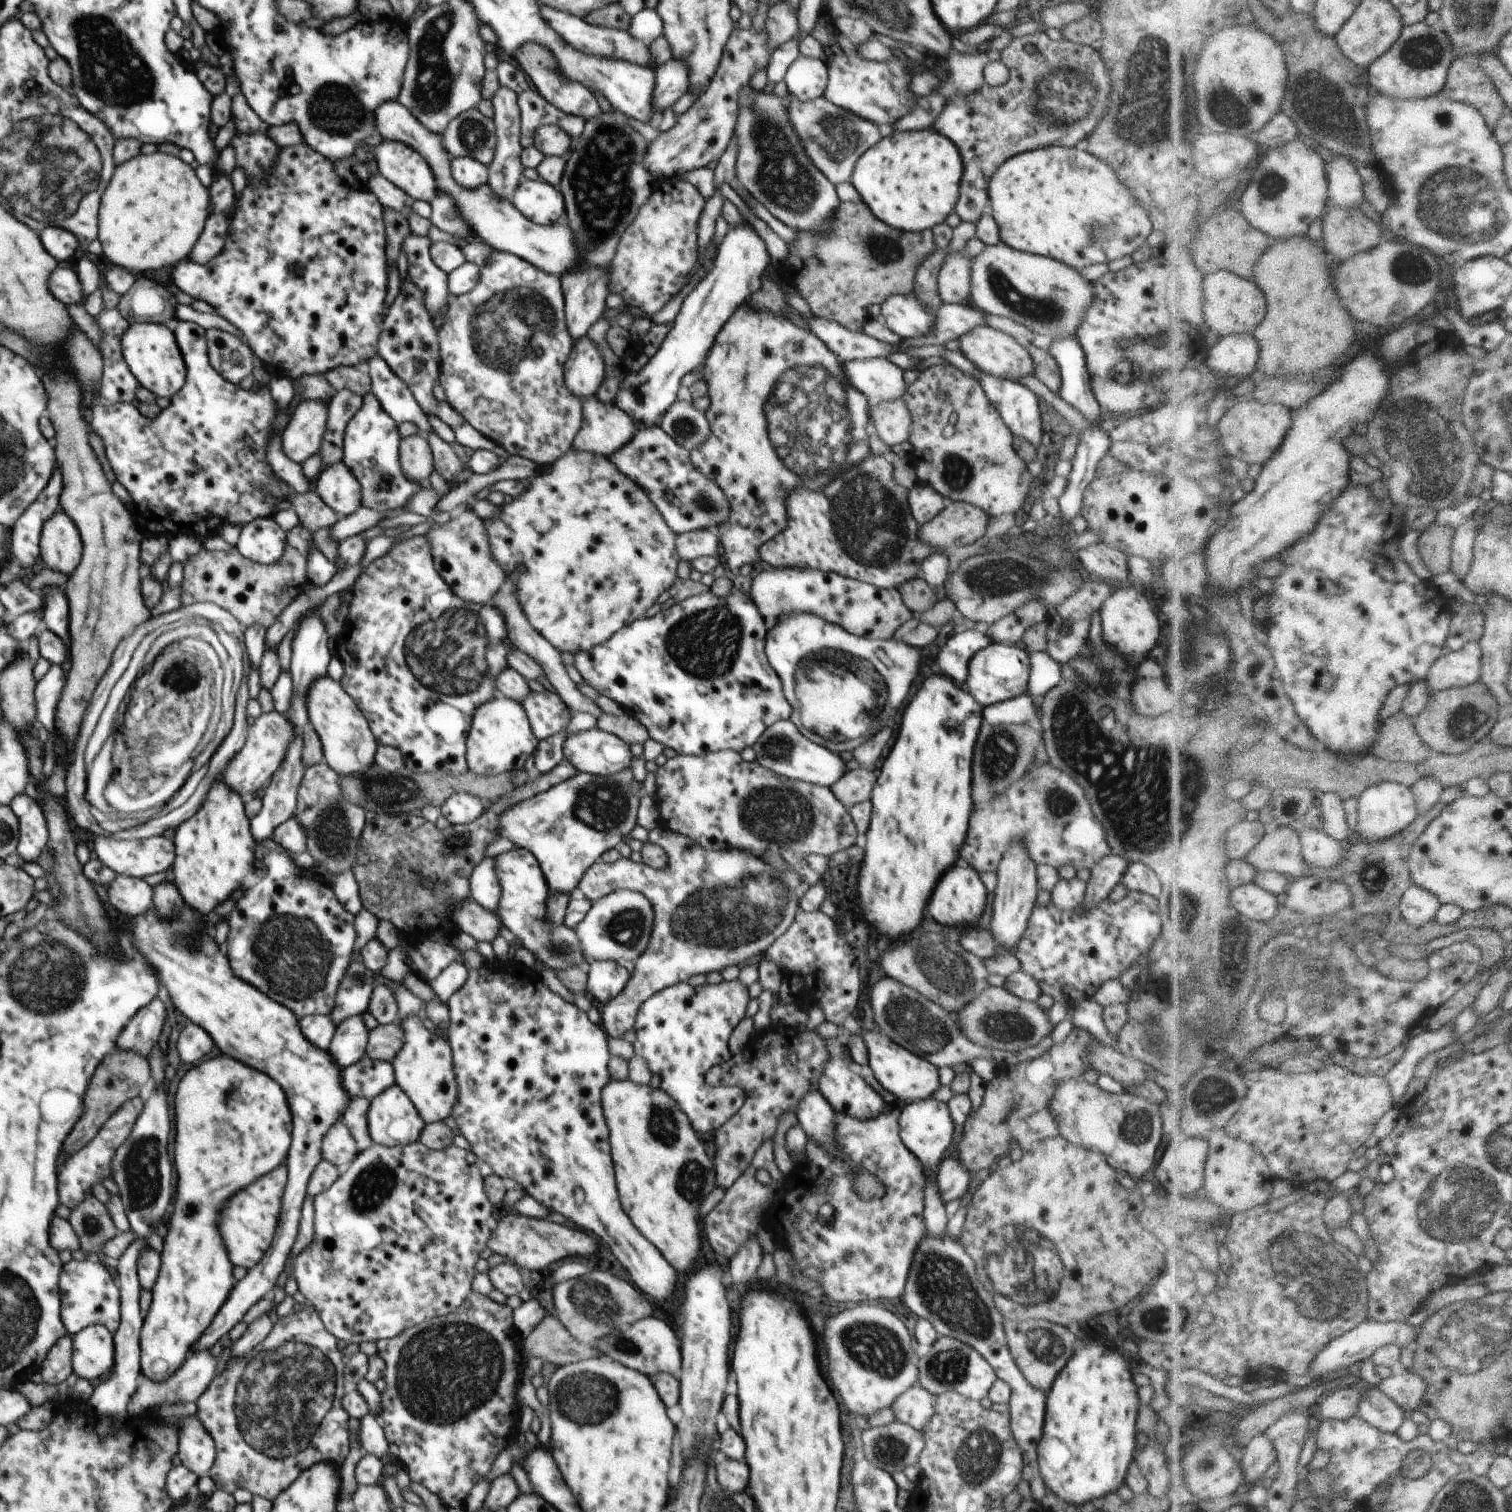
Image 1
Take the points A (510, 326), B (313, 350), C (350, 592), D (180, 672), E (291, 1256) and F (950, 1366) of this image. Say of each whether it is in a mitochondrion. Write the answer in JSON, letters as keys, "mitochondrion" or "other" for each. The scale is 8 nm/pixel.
{"A":"mitochondrion","B":"other","C":"other","D":"mitochondrion","E":"other","F":"mitochondrion"}

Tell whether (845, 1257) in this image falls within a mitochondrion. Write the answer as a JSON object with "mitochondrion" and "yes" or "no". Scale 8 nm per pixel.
{"mitochondrion":"yes"}

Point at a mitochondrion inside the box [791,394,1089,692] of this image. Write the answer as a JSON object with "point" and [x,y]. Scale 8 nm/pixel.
{"point":[878,544]}

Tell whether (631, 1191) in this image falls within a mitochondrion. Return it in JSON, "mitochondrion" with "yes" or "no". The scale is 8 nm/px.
{"mitochondrion":"no"}

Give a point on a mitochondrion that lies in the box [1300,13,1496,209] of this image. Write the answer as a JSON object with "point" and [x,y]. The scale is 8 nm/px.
{"point":[1425,52]}

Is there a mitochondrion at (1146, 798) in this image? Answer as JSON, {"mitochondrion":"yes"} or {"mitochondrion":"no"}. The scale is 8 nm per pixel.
{"mitochondrion":"yes"}

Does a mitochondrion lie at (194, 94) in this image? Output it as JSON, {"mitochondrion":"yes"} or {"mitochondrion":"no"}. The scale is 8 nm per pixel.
{"mitochondrion":"no"}

